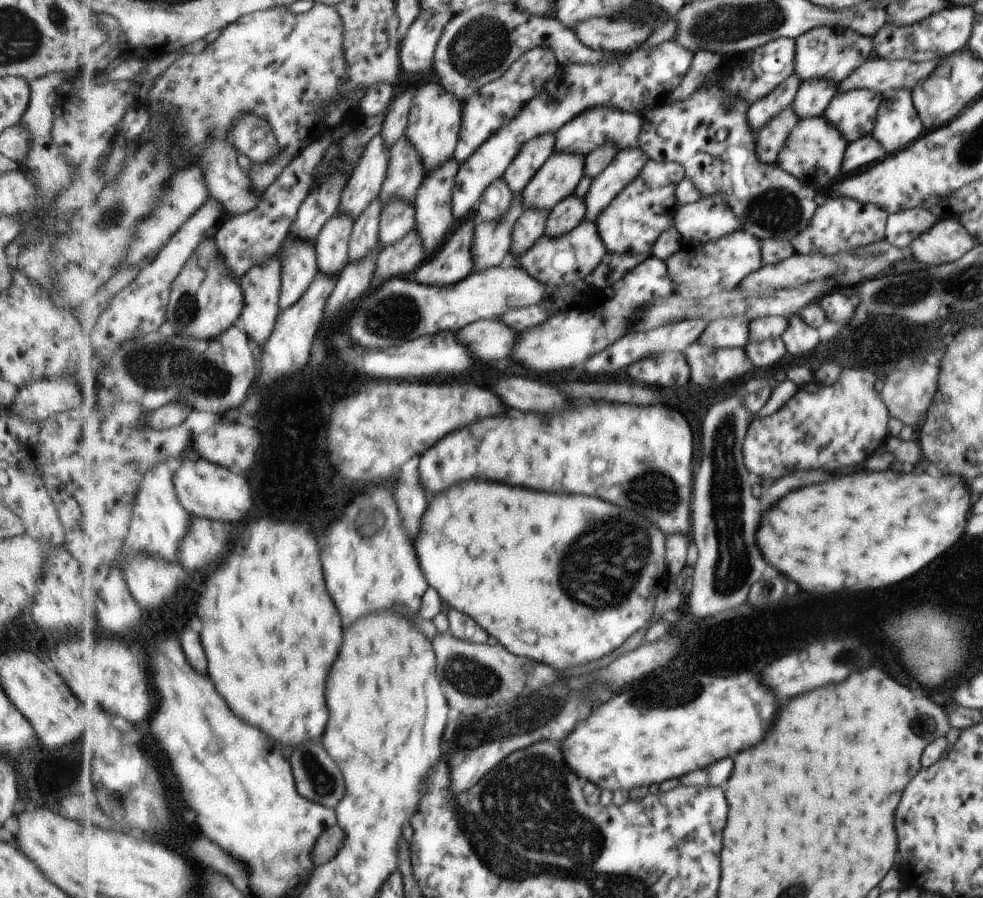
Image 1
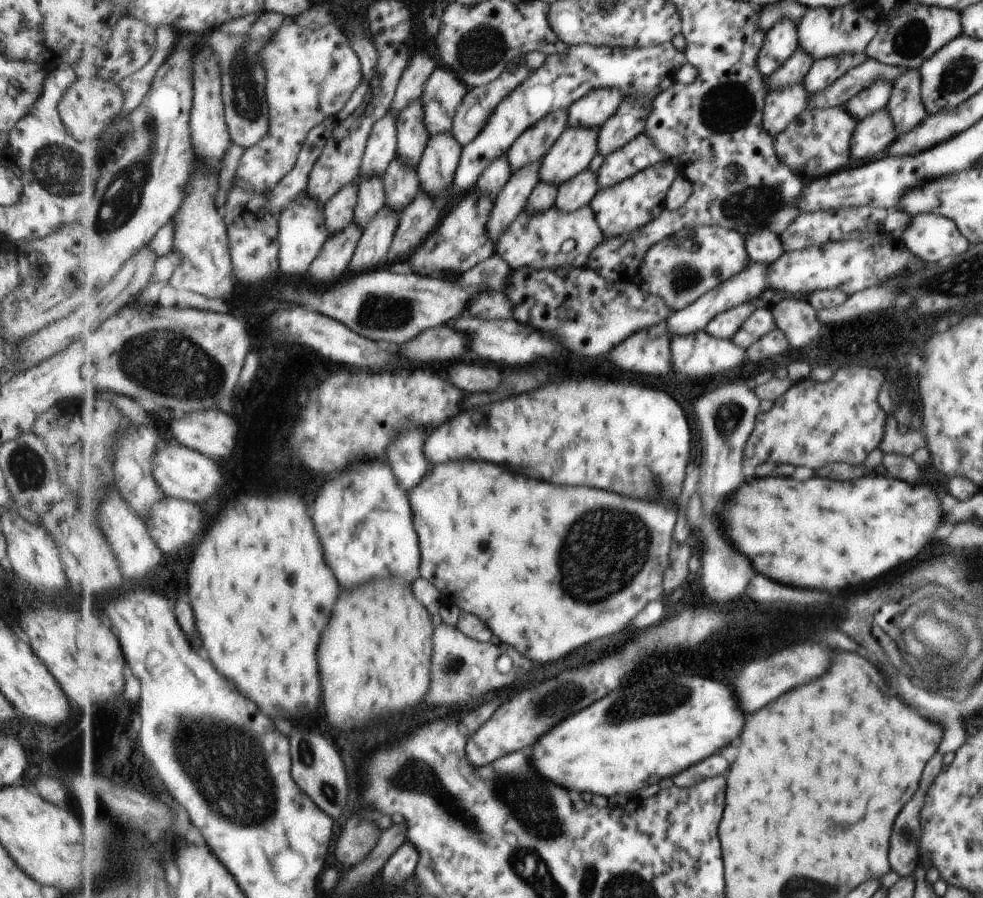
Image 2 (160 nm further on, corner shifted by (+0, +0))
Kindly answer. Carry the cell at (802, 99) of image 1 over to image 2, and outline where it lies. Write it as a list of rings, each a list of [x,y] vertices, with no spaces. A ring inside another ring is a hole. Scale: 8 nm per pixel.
[[[843,54],[843,56],[829,56],[814,60],[802,81],[806,96],[819,94],[825,90],[851,68],[866,60],[865,54]]]

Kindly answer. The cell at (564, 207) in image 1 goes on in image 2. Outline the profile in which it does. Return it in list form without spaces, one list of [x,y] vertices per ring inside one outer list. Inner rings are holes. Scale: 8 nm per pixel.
[[[584,170],[577,177],[559,186],[555,206],[565,212],[579,210],[591,204],[599,189],[598,171]]]

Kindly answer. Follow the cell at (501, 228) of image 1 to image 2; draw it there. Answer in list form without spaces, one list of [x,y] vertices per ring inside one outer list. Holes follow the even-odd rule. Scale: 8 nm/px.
[[[535,161],[521,168],[521,170],[512,171],[509,182],[500,192],[497,206],[493,210],[493,216],[489,221],[489,232],[491,238],[498,242],[502,237],[502,232],[510,227],[510,224],[526,210],[530,194],[541,182],[542,161]]]

